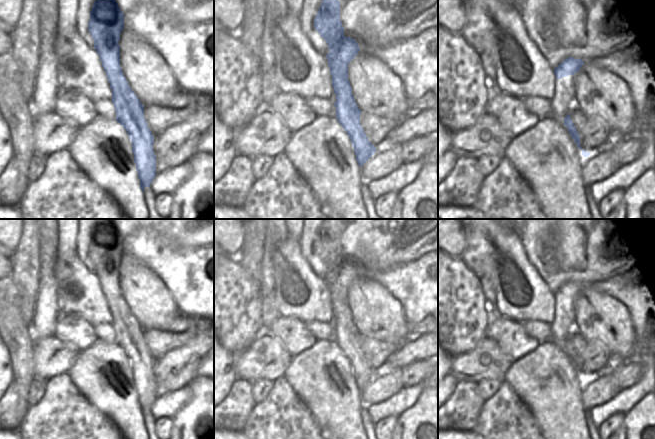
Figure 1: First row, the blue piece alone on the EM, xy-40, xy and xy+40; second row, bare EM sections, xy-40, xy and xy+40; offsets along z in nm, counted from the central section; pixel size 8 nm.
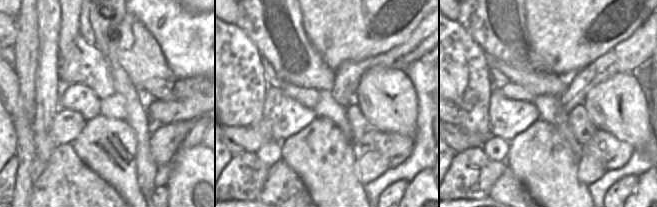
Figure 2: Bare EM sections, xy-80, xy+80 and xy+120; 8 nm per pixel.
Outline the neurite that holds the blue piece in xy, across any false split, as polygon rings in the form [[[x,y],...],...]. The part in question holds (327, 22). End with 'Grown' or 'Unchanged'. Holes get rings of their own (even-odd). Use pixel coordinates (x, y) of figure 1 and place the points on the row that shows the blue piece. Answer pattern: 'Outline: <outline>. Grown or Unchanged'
Outline: [[[322,0],[314,18],[314,28],[328,44],[330,52],[326,58],[336,94],[336,118],[348,134],[361,167],[374,155],[376,147],[368,140],[360,124],[362,112],[354,100],[348,80],[348,64],[356,57],[360,48],[354,39],[344,36],[338,0]]]. Unchanged.

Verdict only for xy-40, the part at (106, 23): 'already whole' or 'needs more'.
already whole

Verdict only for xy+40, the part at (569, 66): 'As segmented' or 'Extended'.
As segmented.

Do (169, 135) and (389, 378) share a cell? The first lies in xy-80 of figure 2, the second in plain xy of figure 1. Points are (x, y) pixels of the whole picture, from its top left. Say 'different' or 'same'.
different

